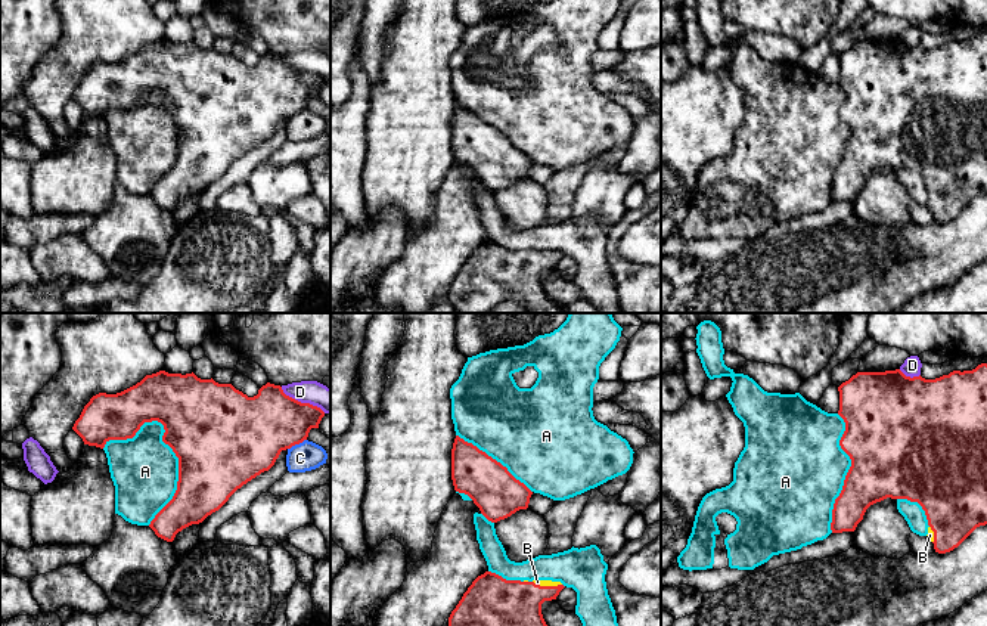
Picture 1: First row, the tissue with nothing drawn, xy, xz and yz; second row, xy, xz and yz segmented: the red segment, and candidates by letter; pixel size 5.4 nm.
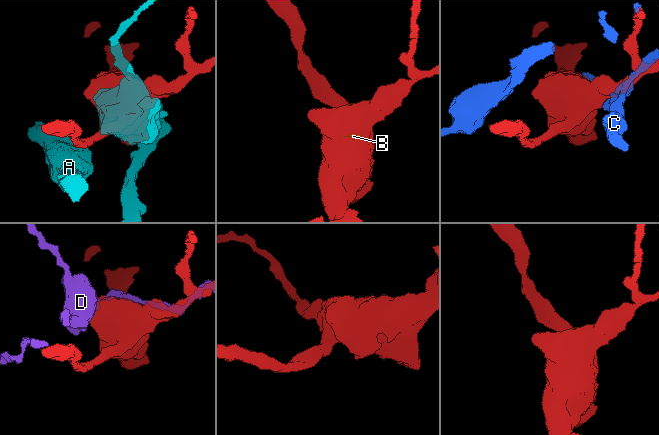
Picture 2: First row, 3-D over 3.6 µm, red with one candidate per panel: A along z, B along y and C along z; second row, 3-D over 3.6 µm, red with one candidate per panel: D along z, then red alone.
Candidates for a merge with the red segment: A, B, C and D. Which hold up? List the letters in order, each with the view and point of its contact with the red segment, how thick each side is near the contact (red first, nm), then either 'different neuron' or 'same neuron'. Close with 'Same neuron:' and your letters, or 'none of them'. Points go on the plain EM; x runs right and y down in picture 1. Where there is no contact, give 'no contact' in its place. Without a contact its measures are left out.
A: xy (179, 142) | 460/360 nm | different neuron
B: xz (548, 256) | 280/30 nm | same neuron
C: xy (297, 112) | 380/160 nm | different neuron
D: xy (303, 73) | 340/140 nm | different neuron
Same neuron: B

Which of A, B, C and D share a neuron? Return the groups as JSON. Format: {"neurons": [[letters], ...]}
{"neurons": [["A"], ["B"], ["C"], ["D"]]}

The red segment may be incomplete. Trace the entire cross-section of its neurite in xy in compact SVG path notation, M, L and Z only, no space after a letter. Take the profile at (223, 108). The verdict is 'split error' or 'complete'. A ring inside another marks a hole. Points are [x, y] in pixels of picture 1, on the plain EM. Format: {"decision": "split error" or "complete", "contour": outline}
{"decision": "complete", "contour": "M159 40L146 44L136 55L117 62L99 62L84 75L72 99L83 108L84 114L103 118L109 109L133 108L145 92L158 90L164 94L162 111L168 114L179 127L179 151L173 168L155 185L149 196L167 211L173 211L183 198L202 192L208 185L218 180L229 167L243 154L269 140L282 120L307 109L311 97L319 97L325 81L310 72L301 72L286 65L280 55L267 52L258 63L248 66L232 53L218 53L212 47L201 49L192 43L168 43Z"}

